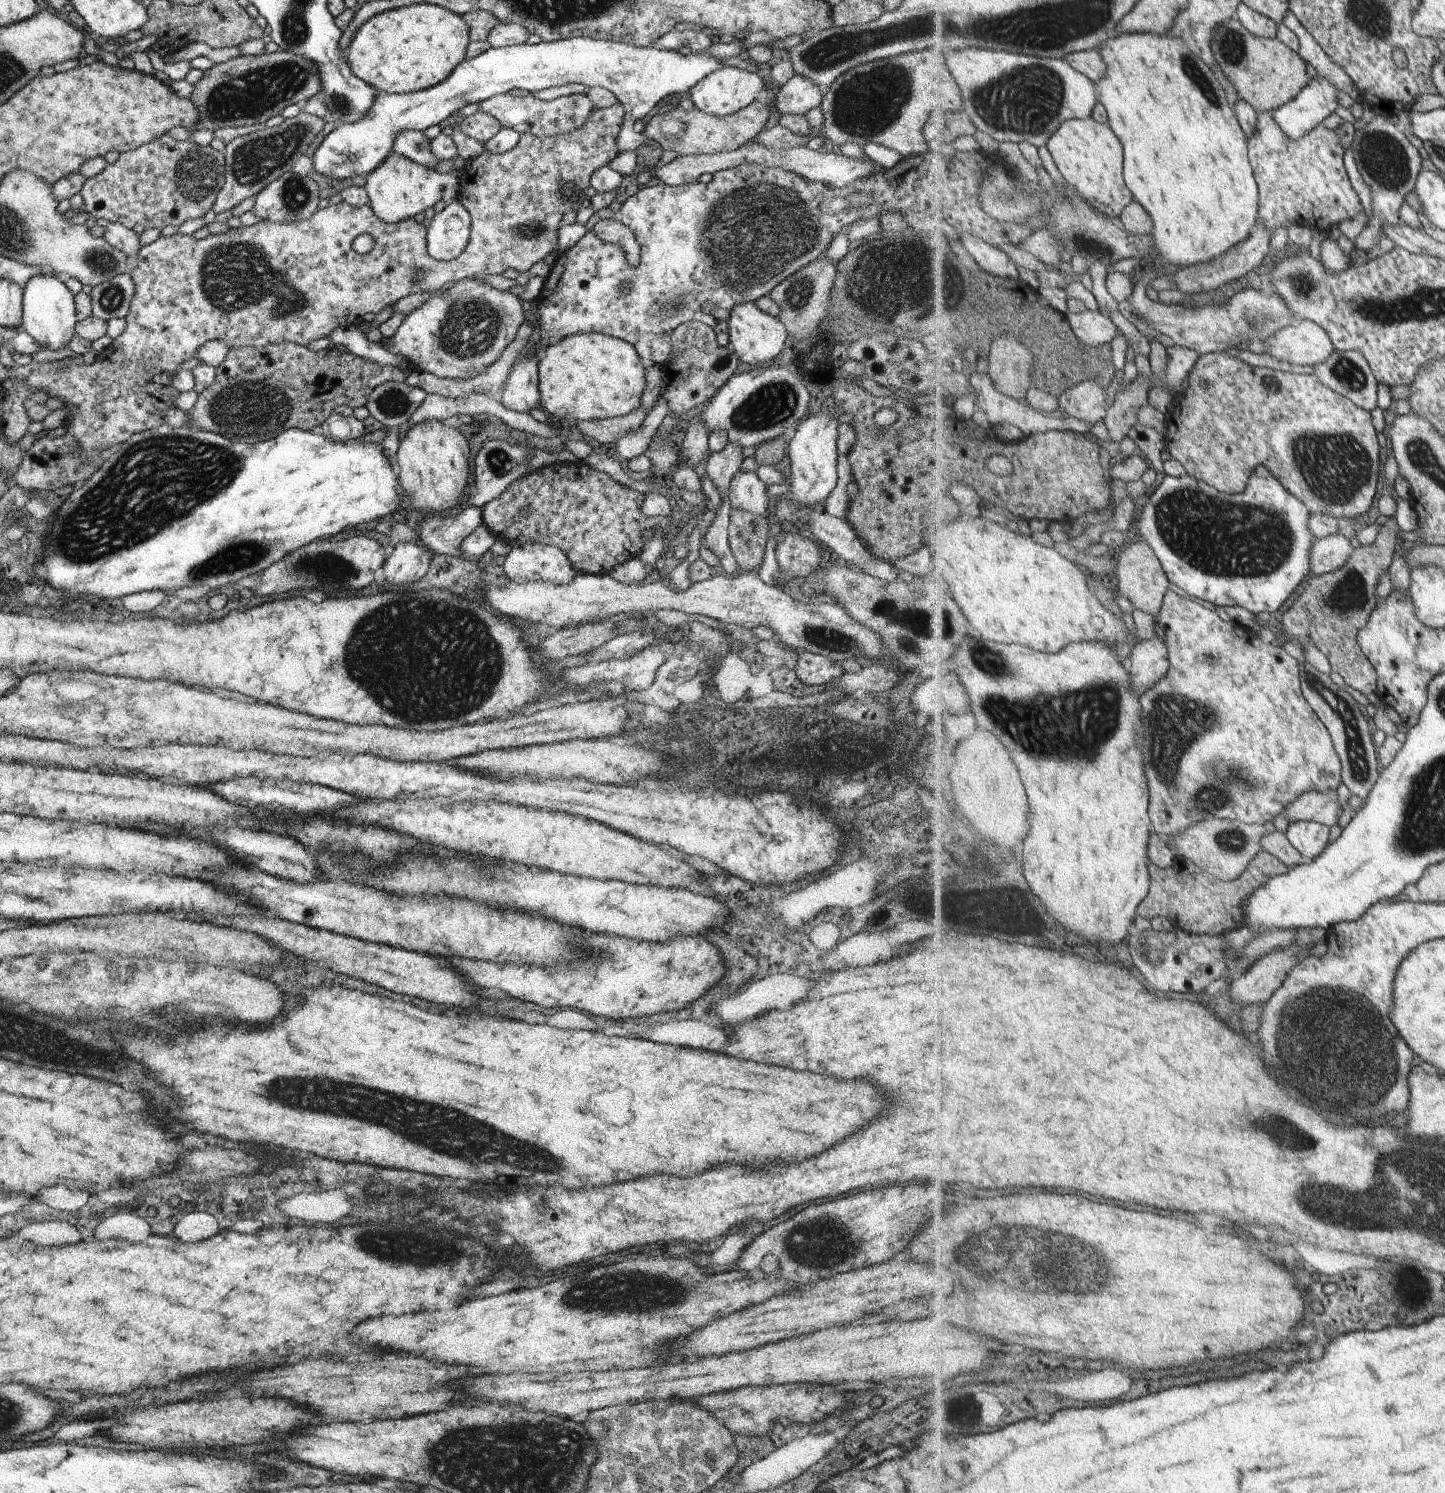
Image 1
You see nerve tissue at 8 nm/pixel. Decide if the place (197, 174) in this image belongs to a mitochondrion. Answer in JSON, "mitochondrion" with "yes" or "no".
{"mitochondrion":"yes"}

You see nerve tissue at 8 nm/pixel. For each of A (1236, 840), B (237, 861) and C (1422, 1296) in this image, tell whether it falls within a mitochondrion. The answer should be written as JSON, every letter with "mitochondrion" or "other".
{"A":"mitochondrion","B":"other","C":"mitochondrion"}

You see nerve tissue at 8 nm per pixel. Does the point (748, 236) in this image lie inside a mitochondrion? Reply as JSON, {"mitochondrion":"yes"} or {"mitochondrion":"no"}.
{"mitochondrion":"yes"}

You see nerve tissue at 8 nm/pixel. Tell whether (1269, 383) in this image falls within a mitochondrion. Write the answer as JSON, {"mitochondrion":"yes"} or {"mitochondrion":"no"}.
{"mitochondrion":"no"}

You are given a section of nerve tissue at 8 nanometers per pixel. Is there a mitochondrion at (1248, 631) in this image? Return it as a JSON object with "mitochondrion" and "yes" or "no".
{"mitochondrion":"no"}

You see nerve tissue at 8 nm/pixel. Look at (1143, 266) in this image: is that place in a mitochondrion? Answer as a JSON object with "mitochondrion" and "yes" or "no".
{"mitochondrion":"no"}

